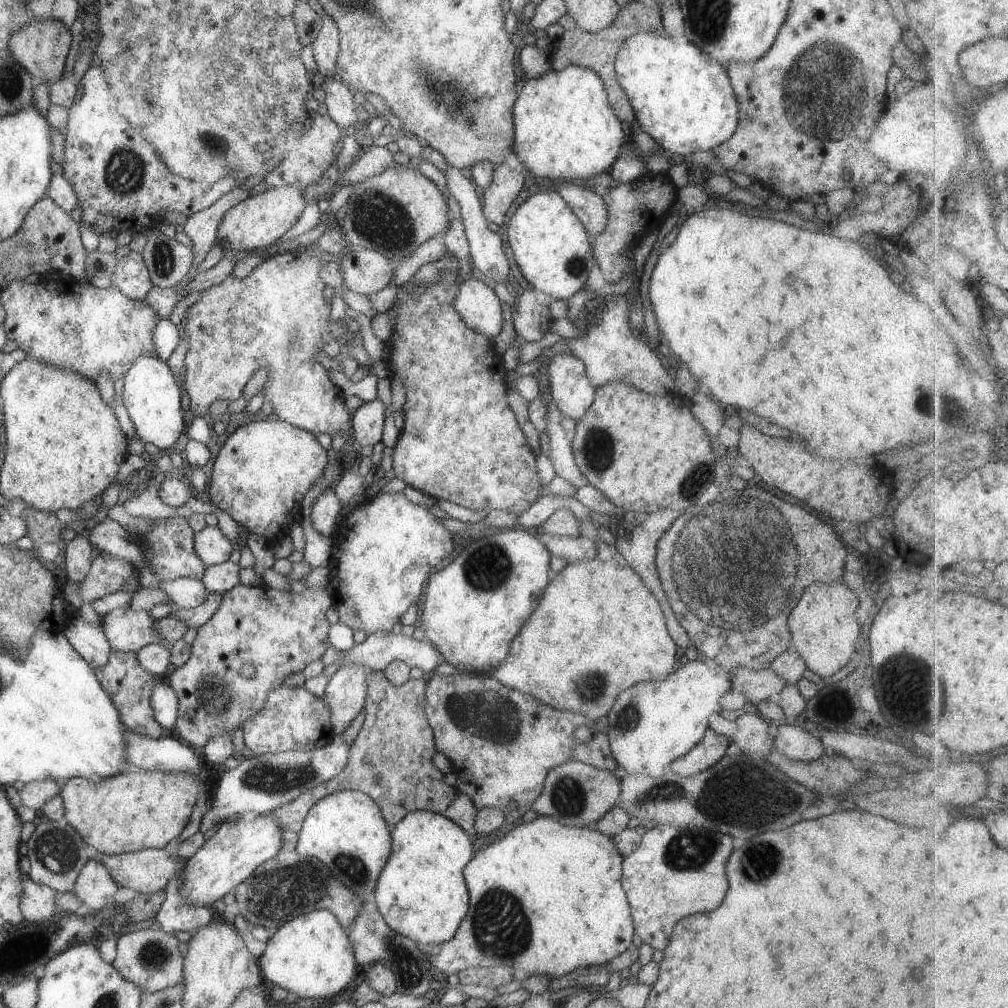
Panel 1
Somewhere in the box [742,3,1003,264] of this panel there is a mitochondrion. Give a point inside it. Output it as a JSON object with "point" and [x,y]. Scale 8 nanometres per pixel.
{"point":[821,79]}

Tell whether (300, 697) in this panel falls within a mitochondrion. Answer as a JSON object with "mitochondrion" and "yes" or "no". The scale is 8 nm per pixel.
{"mitochondrion":"no"}

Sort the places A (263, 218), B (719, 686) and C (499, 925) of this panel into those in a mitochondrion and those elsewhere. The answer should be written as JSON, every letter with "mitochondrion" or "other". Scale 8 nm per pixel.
{"A":"other","B":"other","C":"mitochondrion"}

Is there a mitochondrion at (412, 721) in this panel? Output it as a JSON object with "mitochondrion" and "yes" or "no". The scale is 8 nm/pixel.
{"mitochondrion":"no"}

